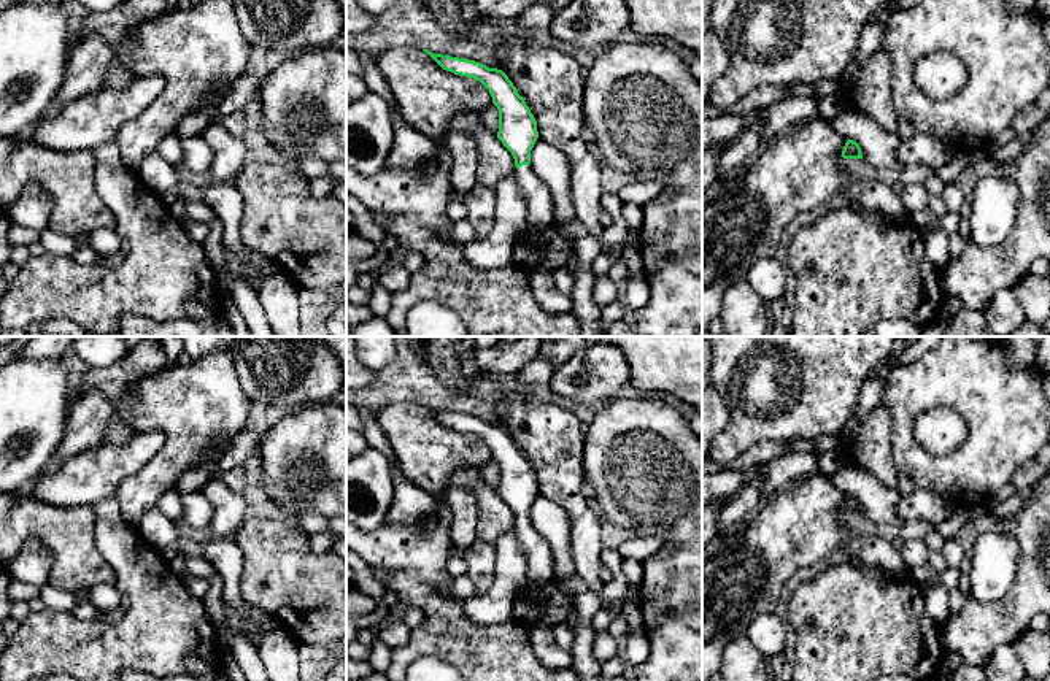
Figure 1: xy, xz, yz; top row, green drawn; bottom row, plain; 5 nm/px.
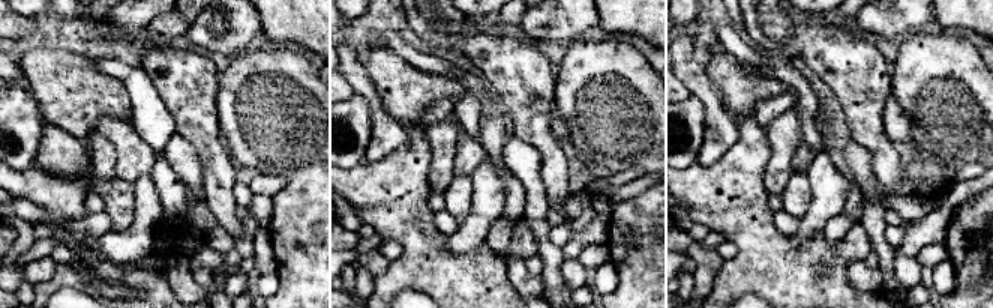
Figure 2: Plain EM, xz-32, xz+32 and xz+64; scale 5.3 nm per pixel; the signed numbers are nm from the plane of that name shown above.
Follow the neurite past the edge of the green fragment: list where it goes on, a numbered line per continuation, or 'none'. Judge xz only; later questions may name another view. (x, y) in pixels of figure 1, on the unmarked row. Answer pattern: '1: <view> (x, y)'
1: xz (539, 556)

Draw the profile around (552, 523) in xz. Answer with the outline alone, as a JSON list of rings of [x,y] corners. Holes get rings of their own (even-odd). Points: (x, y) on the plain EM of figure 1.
[[[537,494],[531,506],[531,522],[537,533],[553,551],[554,581],[575,576],[575,564],[570,549],[570,522],[567,513],[554,502]]]

